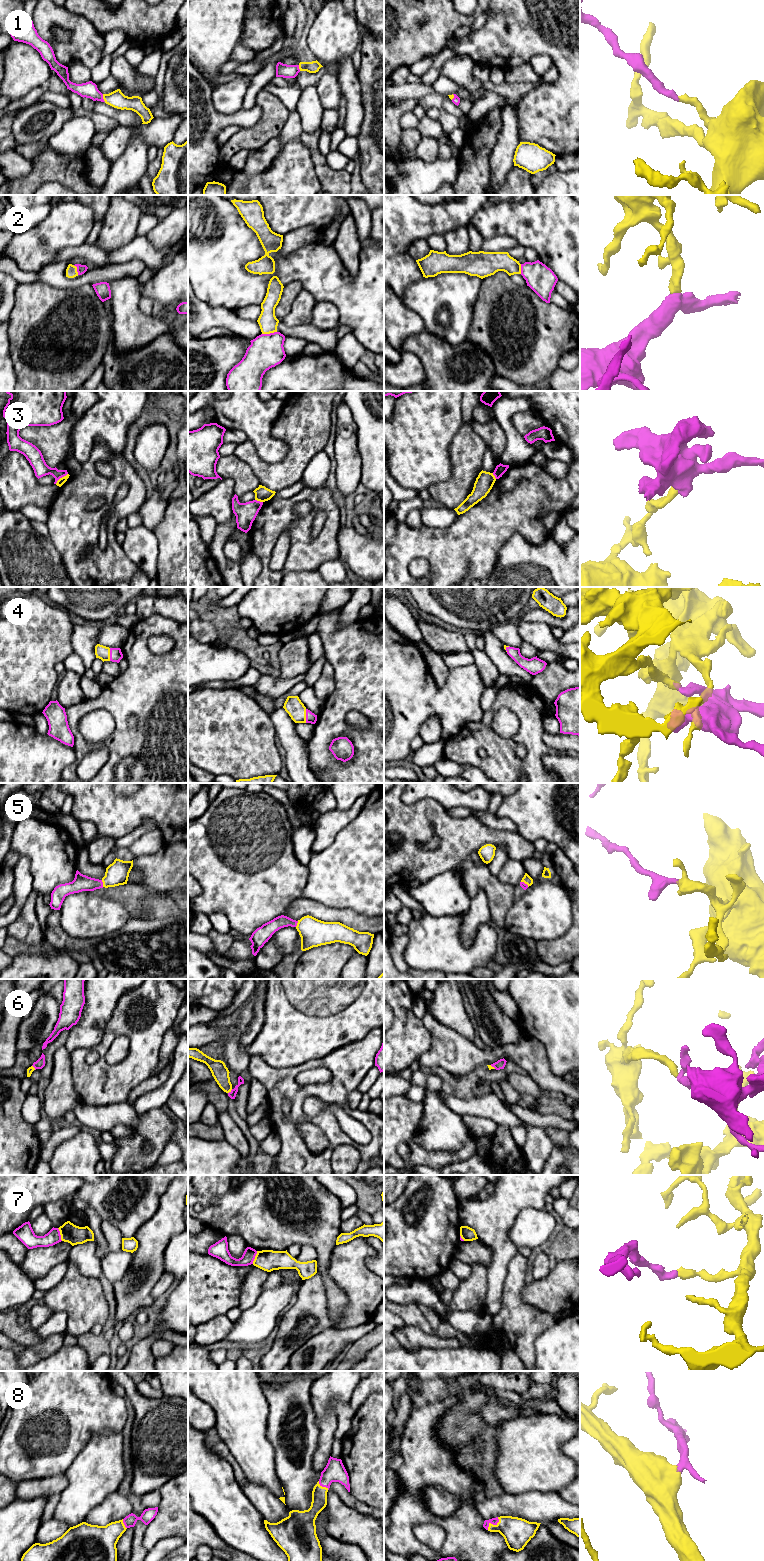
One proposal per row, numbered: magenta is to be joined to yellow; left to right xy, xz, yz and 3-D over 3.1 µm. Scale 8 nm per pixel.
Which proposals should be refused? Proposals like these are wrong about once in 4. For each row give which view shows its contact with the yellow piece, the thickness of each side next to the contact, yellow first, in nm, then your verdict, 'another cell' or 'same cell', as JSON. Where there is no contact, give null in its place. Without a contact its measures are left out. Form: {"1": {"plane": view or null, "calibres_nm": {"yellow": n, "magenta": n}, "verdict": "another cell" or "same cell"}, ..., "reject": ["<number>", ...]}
{"1": {"plane": "xy", "calibres_nm": {"yellow": 140, "magenta": 130}, "verdict": "same cell"}, "2": {"plane": "xz", "calibres_nm": {"yellow": 150, "magenta": 280}, "verdict": "same cell"}, "3": {"plane": "xy", "calibres_nm": {"yellow": 60, "magenta": 120}, "verdict": "another cell"}, "4": {"plane": "xz", "calibres_nm": {"yellow": 150, "magenta": 80}, "verdict": "same cell"}, "5": {"plane": "xy", "calibres_nm": {"yellow": 190, "magenta": 130}, "verdict": "same cell"}, "6": {"plane": "xz", "calibres_nm": {"yellow": 140, "magenta": 60}, "verdict": "same cell"}, "7": {"plane": "xy", "calibres_nm": {"yellow": 150, "magenta": 120}, "verdict": "another cell"}, "8": {"plane": "yz", "calibres_nm": {"yellow": 240, "magenta": 60}, "verdict": "same cell"}, "reject": ["3", "7"]}

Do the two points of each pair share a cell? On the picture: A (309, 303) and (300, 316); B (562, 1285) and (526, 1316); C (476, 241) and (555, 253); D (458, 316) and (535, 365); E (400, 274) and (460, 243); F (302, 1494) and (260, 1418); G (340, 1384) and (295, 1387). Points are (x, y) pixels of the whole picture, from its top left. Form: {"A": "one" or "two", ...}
{"A": "one", "B": "two", "C": "two", "D": "two", "E": "two", "F": "two", "G": "two"}

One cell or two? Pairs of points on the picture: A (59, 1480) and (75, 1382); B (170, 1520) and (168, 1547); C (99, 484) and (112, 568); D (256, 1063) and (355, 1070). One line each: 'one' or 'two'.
A: two
B: two
C: one
D: one

